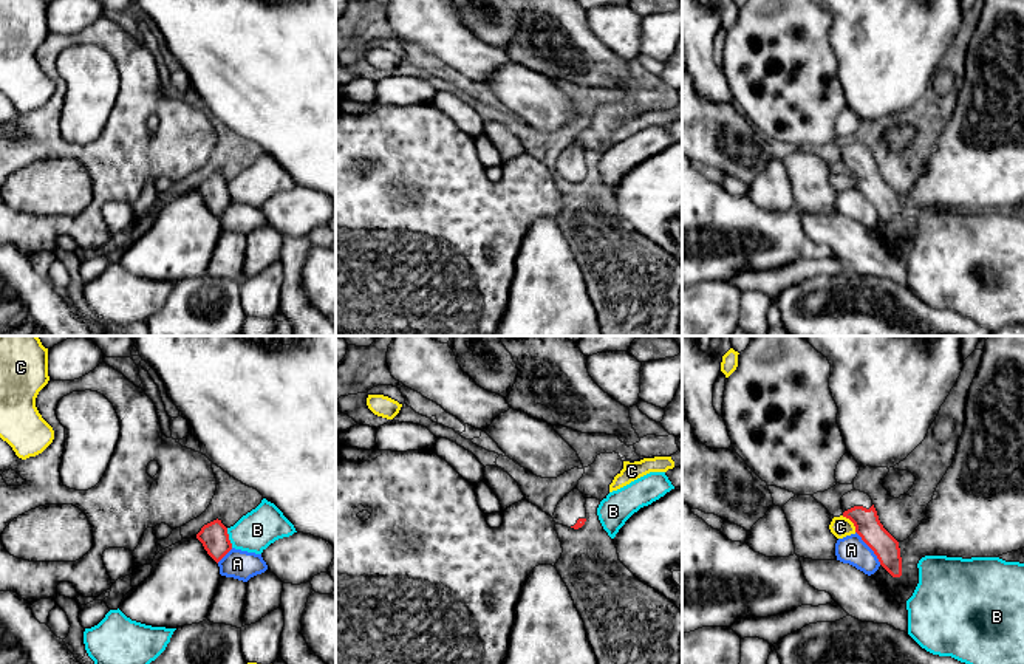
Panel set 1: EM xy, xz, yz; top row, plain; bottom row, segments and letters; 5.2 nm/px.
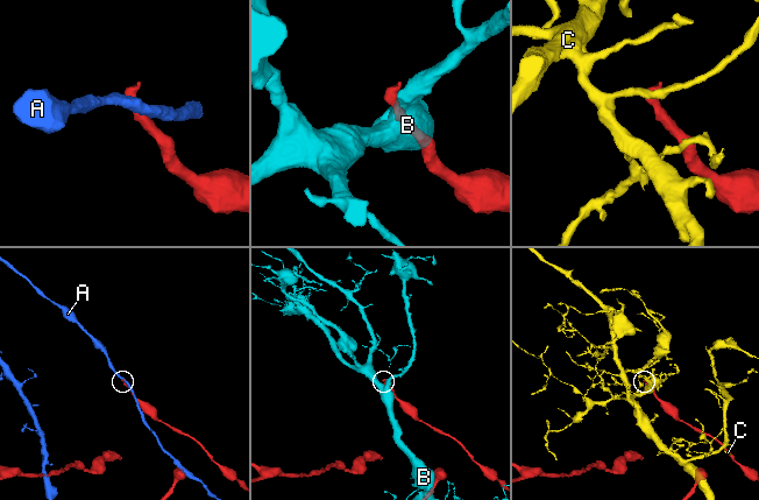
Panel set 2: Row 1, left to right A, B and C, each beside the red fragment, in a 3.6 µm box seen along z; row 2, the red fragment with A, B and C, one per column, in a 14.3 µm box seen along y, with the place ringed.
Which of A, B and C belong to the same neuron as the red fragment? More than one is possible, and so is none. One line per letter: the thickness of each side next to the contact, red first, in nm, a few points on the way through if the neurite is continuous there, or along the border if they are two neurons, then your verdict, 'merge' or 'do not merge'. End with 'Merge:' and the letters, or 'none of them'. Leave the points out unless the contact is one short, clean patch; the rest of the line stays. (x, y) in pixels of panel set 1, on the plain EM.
A: 140 nm thick on the red side, 150 nm on the other; do not merge
B: 150 nm thick on the red side, 200 nm on the other; do not merge
C: 140 nm thick on the red side, 110 nm on the other; border along yz (842, 169), (853, 177), (856, 184); do not merge
Merge: none of them

